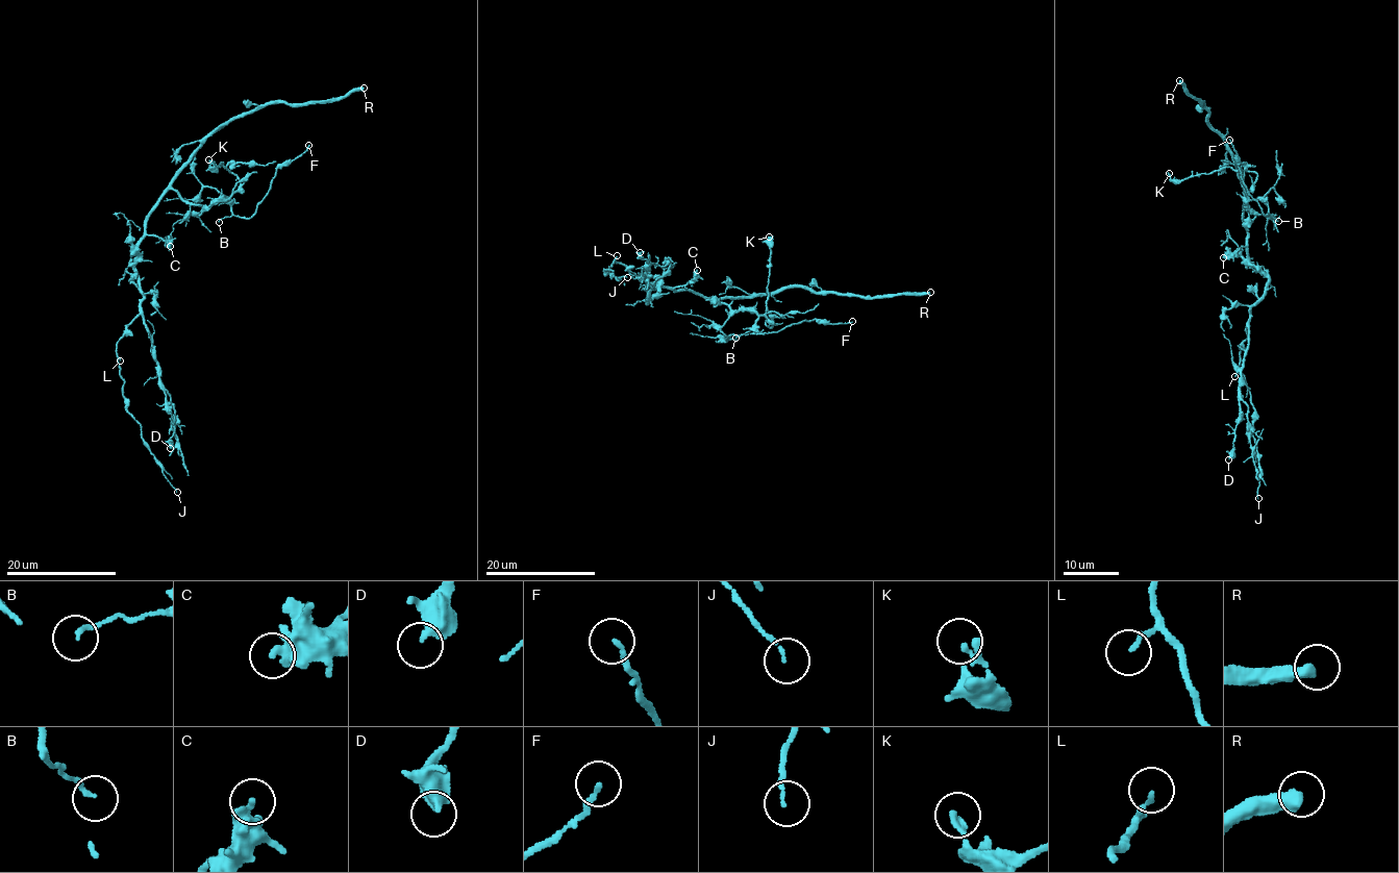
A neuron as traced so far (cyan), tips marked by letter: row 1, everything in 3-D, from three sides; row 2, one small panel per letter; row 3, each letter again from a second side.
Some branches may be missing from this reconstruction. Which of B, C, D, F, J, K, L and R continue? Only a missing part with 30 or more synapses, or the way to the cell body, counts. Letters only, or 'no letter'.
R

